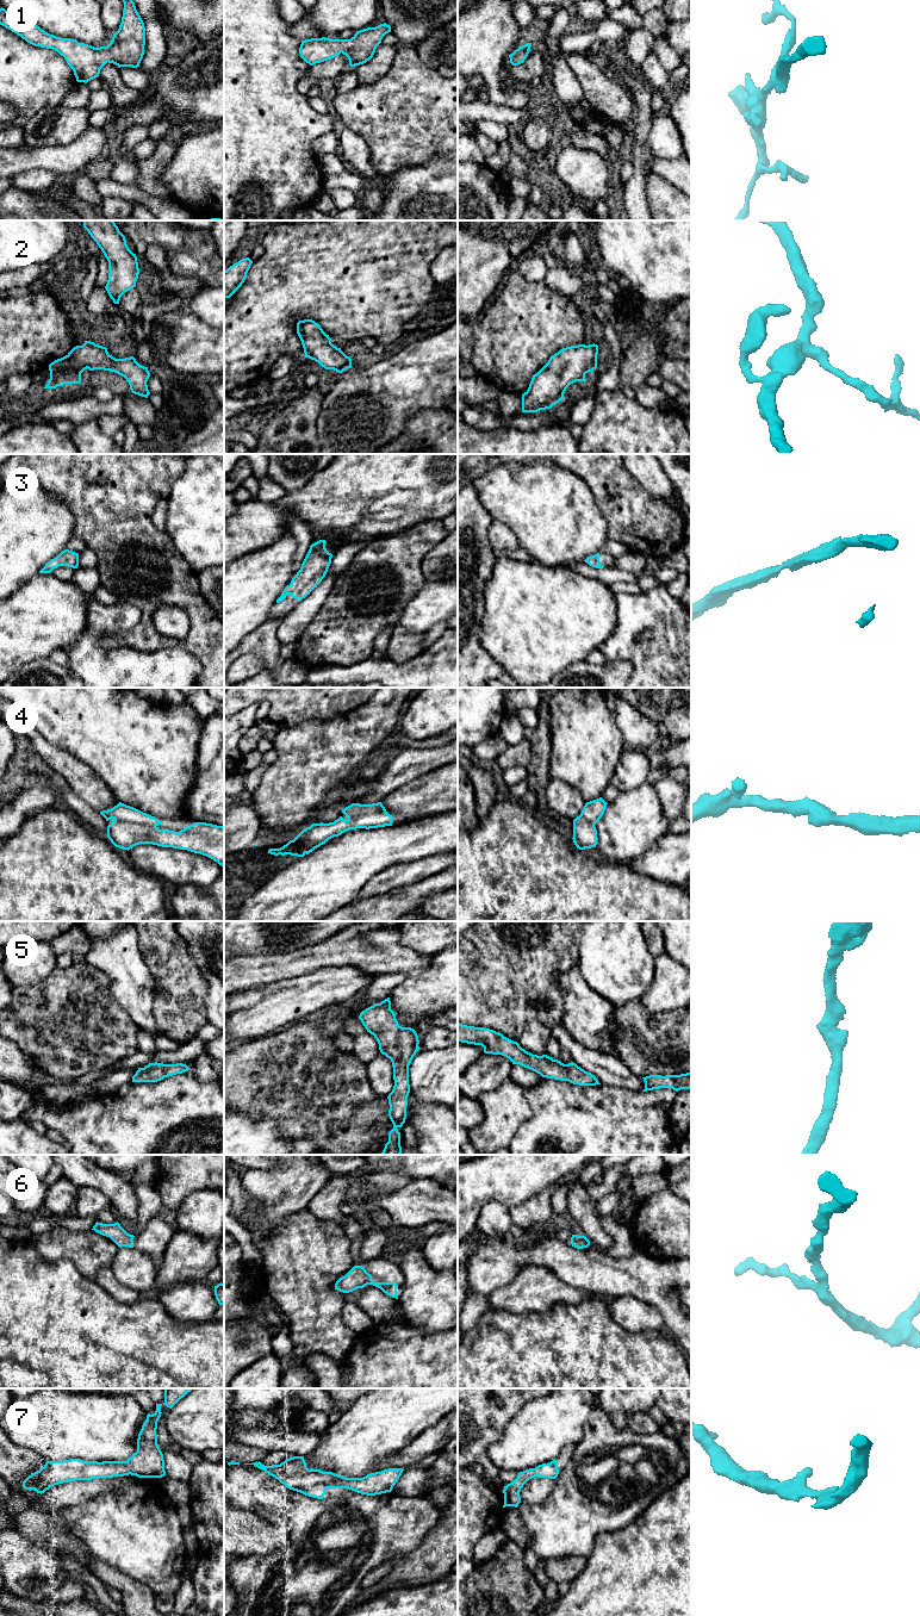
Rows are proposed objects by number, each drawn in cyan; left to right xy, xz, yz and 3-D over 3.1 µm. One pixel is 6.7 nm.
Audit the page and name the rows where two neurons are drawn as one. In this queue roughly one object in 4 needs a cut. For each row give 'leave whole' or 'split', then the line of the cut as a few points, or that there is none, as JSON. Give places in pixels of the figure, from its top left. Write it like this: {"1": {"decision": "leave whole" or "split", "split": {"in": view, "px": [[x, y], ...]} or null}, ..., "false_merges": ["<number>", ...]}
{"1": {"decision": "leave whole", "split": null}, "2": {"decision": "leave whole", "split": null}, "3": {"decision": "leave whole", "split": null}, "4": {"decision": "leave whole", "split": null}, "5": {"decision": "leave whole", "split": null}, "6": {"decision": "leave whole", "split": null}, "7": {"decision": "leave whole", "split": null}, "false_merges": []}

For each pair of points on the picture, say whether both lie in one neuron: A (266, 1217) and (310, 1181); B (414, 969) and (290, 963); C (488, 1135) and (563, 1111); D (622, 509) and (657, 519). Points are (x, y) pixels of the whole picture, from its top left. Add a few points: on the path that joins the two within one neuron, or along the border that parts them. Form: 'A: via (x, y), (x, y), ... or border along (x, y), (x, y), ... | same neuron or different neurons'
A: via (277, 1206), (299, 1183) | same neuron
B: via (383, 955), (321, 955) | same neuron
C: border along (526, 1096), (532, 1116), (518, 1126), (510, 1142) | different neurons
D: via (631, 513), (636, 519), (648, 519) | same neuron

